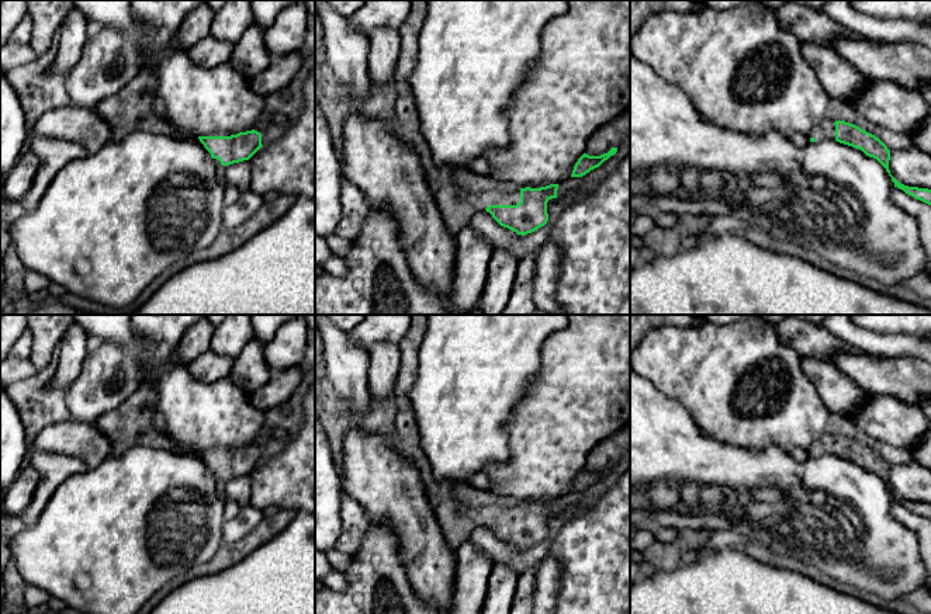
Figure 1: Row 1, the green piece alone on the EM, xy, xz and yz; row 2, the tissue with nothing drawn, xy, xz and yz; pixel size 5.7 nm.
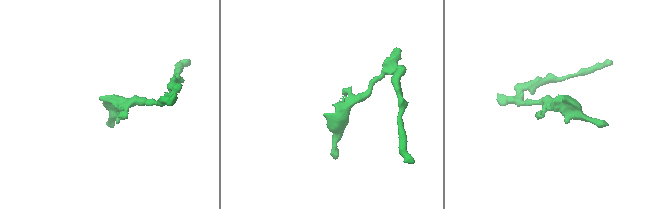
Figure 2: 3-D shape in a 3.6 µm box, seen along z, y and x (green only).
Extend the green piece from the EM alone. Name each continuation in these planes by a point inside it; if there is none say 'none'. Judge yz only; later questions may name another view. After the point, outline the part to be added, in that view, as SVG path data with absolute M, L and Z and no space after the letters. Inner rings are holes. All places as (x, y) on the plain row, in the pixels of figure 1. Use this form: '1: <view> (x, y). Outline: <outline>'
1: yz (826, 444). Outline: M823 436L818 438L810 448L810 452L814 452L816 457L821 457L826 454L835 455L835 440L831 436Z

